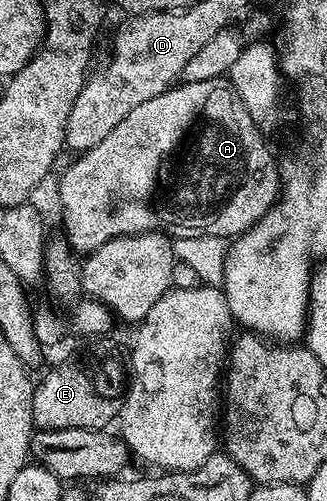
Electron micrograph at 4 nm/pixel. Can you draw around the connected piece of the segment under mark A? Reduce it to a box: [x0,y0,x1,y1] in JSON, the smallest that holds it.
[57,80,283,255]

